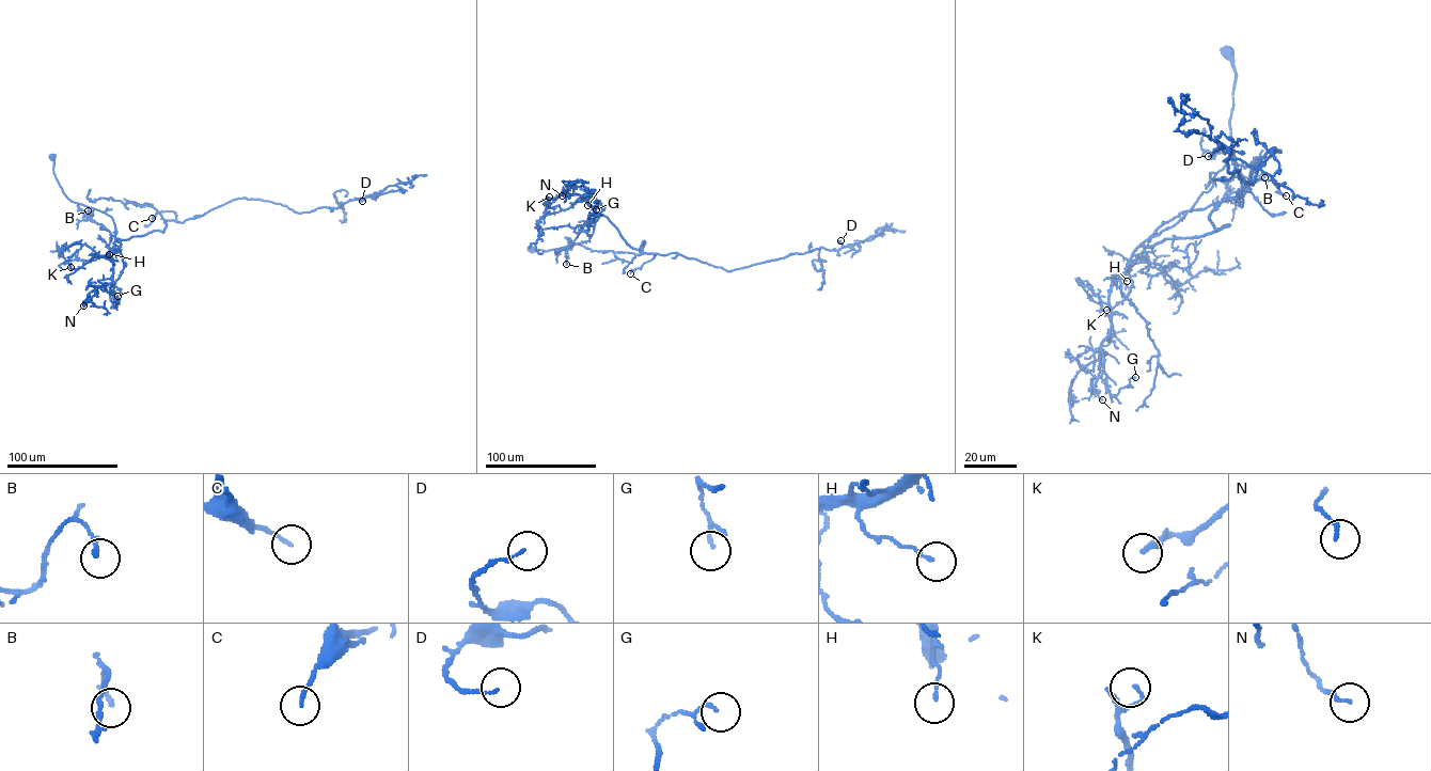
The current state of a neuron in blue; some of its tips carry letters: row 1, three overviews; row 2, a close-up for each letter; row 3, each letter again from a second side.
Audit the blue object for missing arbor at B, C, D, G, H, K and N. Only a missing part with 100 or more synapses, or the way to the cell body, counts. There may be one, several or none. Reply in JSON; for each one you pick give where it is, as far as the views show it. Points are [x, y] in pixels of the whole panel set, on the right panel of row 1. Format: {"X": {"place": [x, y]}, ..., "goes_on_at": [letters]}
{"goes_on_at": []}

